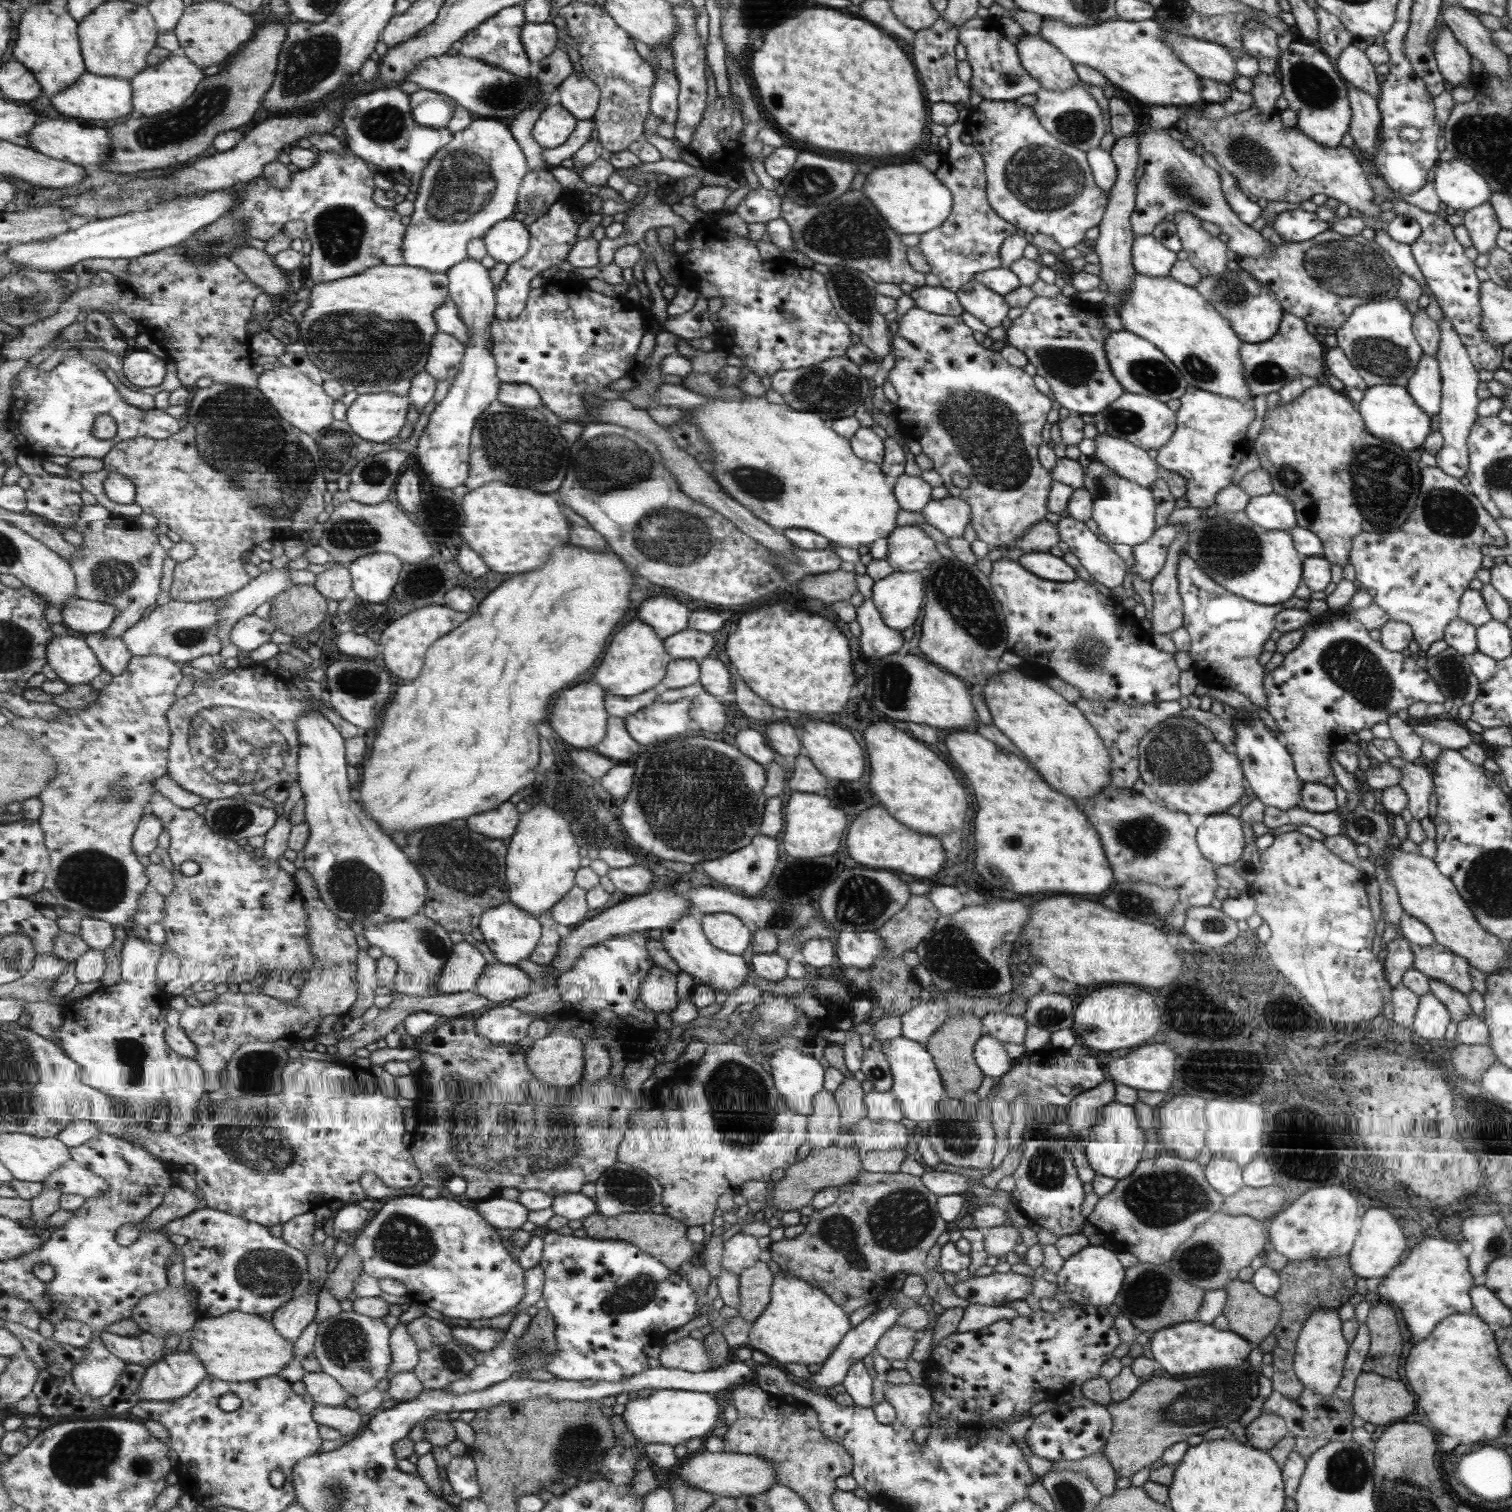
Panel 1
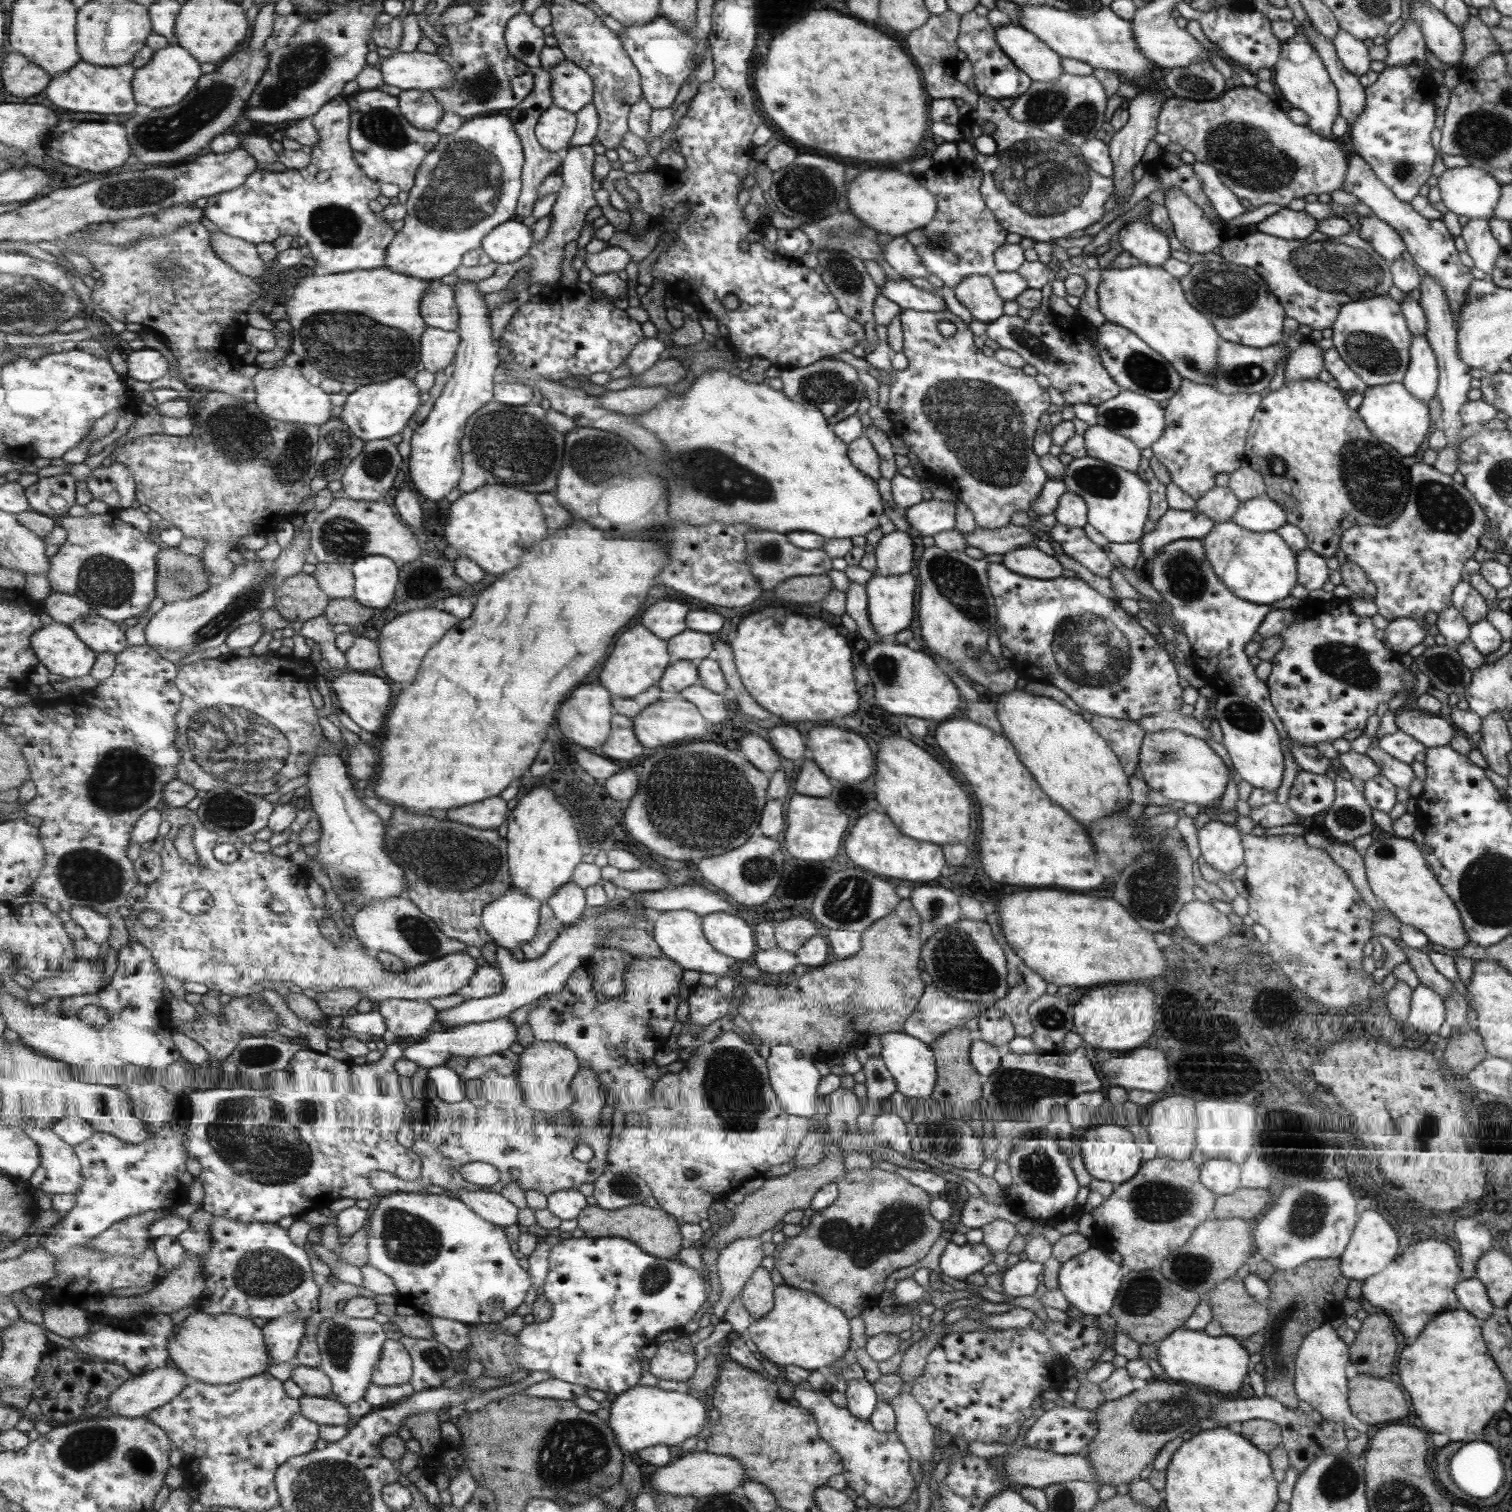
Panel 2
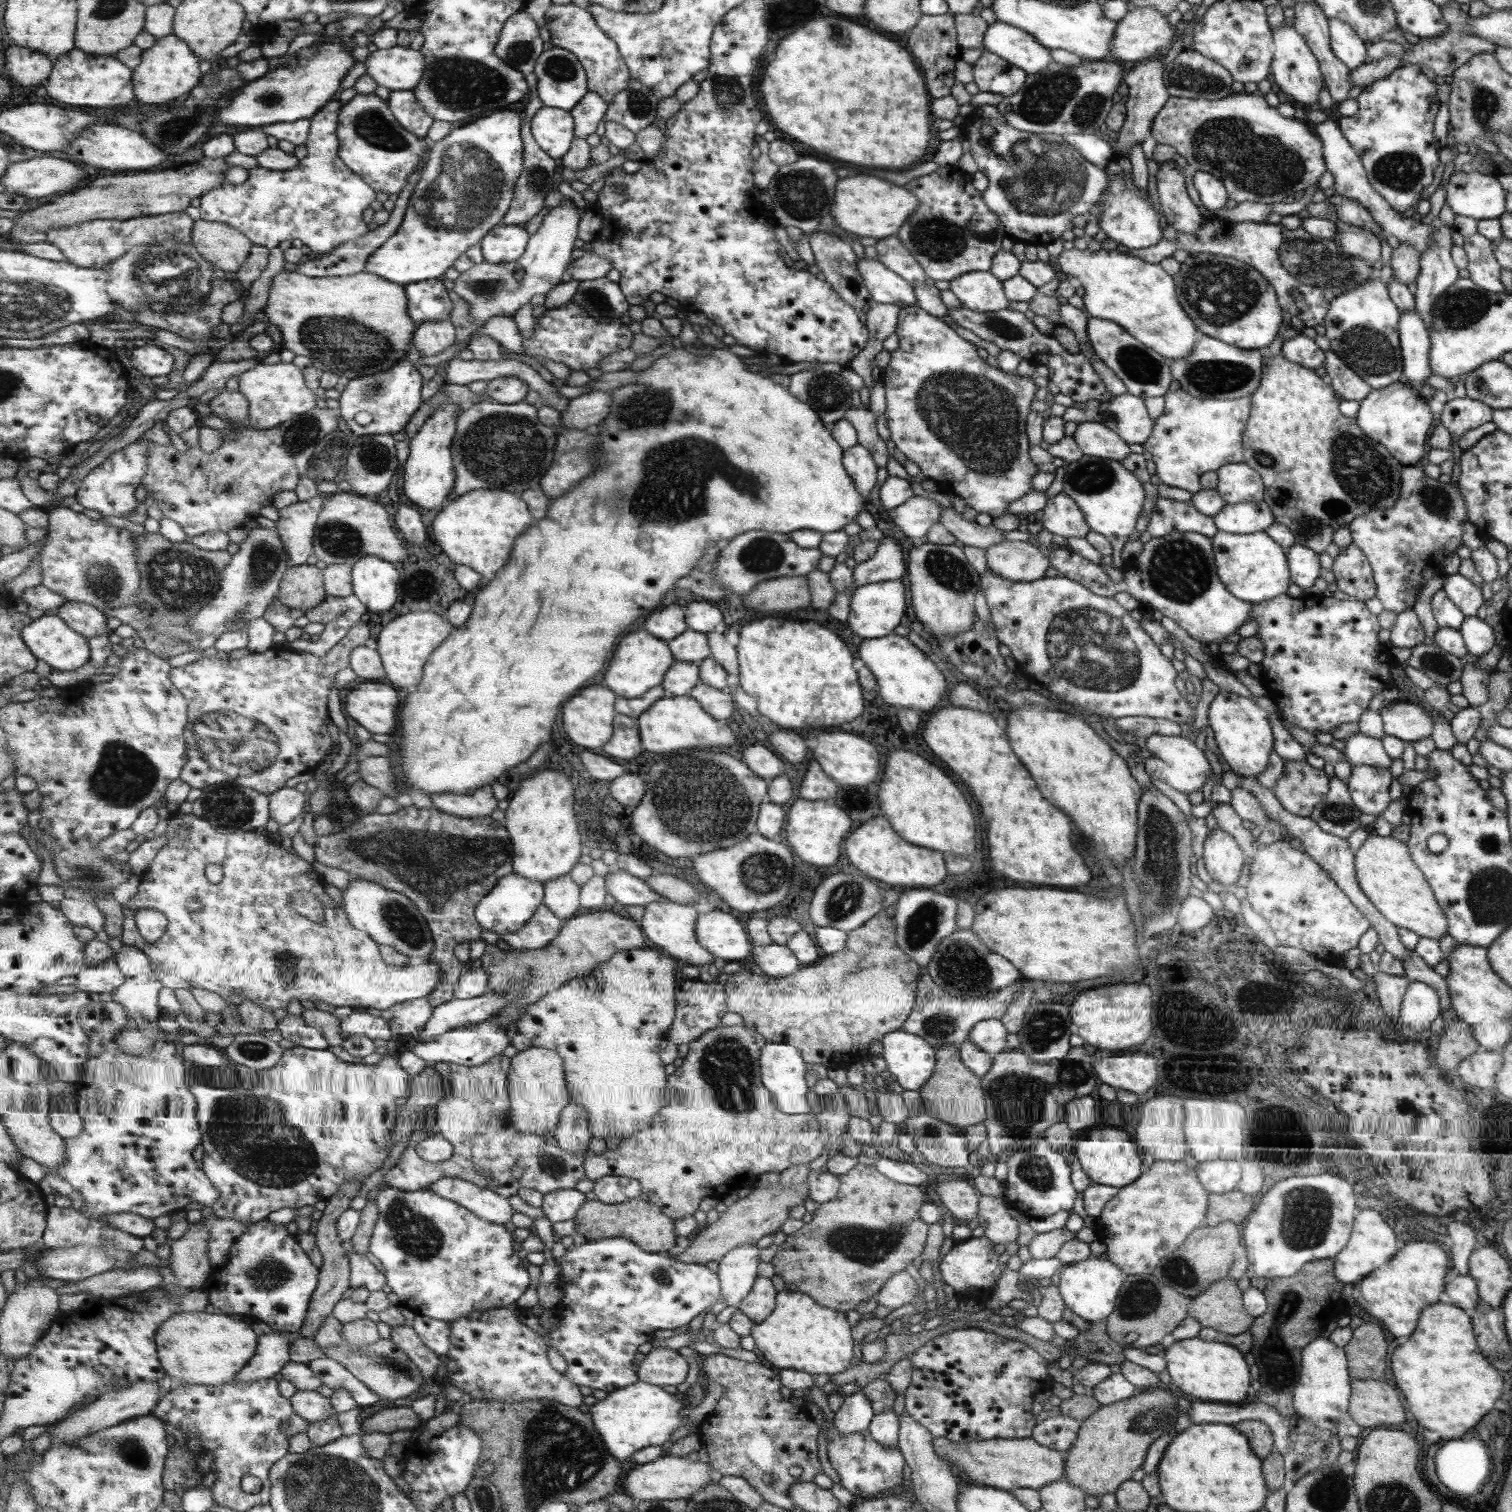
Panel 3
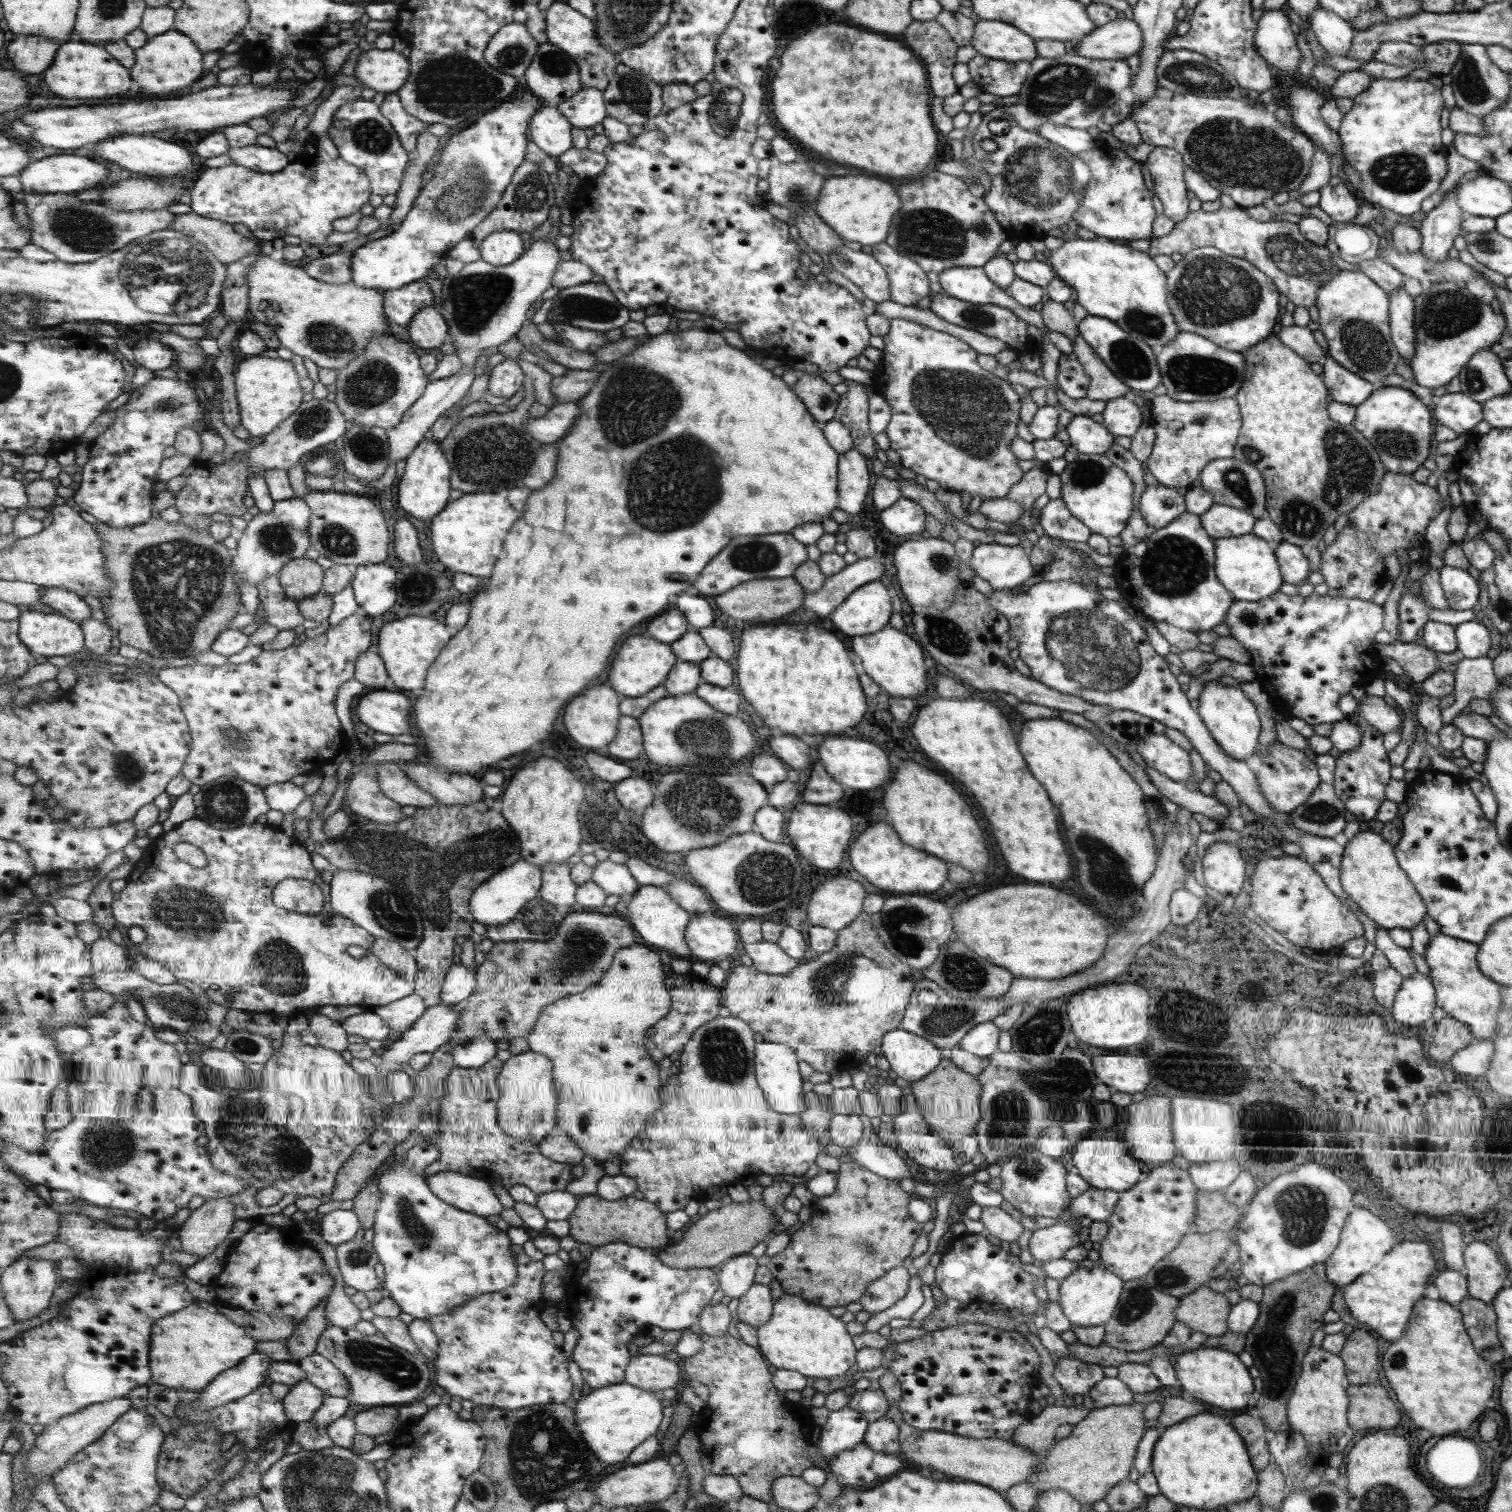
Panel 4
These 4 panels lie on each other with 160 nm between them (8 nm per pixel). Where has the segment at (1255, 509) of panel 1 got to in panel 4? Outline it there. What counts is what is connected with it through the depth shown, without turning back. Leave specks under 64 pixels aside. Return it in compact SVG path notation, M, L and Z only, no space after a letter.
M1212 504L1198 517L1202 528L1213 539L1249 535L1258 520L1252 513L1222 504Z

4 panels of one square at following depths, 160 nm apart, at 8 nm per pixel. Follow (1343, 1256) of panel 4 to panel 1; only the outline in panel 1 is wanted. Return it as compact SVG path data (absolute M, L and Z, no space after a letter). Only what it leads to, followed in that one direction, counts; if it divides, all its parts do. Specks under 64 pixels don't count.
M1369 1208L1363 1214L1363 1232L1359 1232L1359 1240L1355 1240L1349 1251L1350 1268L1358 1278L1371 1278L1371 1282L1385 1276L1397 1262L1397 1258L1405 1250L1405 1236L1401 1234L1395 1220L1381 1208Z

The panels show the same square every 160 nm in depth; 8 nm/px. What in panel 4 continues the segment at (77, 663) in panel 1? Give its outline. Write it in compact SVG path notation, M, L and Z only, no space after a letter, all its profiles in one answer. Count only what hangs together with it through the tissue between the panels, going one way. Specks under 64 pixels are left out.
M32 607L20 617L20 637L35 655L71 656L85 649L82 626L57 612Z

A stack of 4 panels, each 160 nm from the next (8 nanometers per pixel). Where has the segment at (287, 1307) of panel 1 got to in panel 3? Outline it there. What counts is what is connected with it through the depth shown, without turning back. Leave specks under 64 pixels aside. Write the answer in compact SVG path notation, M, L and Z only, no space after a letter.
M281 1330L261 1335L258 1338L258 1350L253 1359L235 1375L235 1384L247 1384L258 1380L269 1380L279 1374L287 1363L292 1361L289 1341Z

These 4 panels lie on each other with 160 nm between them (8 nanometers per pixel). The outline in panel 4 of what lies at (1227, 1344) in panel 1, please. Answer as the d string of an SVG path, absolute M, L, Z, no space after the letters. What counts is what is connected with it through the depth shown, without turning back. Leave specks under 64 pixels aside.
M1199 1347L1196 1350L1185 1350L1175 1359L1174 1371L1181 1390L1192 1394L1201 1402L1223 1408L1221 1411L1241 1410L1248 1406L1249 1394L1253 1393L1253 1384L1247 1368L1237 1360L1237 1355L1226 1349Z

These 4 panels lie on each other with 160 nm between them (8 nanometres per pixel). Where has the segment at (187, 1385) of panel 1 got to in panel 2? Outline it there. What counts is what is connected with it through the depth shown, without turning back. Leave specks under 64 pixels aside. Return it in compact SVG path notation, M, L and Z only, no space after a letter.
M178 1365L158 1368L141 1376L131 1375L116 1390L113 1390L113 1394L109 1398L107 1412L113 1412L117 1416L127 1416L127 1418L141 1418L141 1416L146 1416L148 1412L169 1404L184 1390L190 1380L191 1378Z

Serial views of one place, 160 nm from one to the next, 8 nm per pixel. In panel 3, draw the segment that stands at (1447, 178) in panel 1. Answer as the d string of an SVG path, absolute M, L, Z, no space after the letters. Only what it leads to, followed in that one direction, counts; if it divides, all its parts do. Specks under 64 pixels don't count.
M1475 170L1469 173L1452 173L1445 186L1445 205L1455 215L1487 220L1499 218L1506 213L1505 189L1494 174L1483 175Z

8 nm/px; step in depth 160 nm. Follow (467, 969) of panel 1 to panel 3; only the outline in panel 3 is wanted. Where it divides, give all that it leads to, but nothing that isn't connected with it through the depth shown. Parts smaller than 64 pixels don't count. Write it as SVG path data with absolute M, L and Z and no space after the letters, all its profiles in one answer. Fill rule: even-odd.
M172 809L165 835L168 843L164 844L150 869L143 874L137 894L122 904L125 920L121 942L143 949L157 972L179 975L188 980L193 988L216 992L236 1006L249 999L267 1011L285 1009L291 1002L303 1000L318 1000L331 1008L349 1006L384 1011L396 1004L426 997L442 979L442 965L434 960L429 961L429 958L415 966L387 964L383 960L380 944L367 932L355 928L344 907L335 906L333 898L325 892L327 882L314 863L303 860L292 847L272 843L265 831L261 834L255 831L222 834L208 820L194 814L180 814ZM182 826L189 831L187 838L179 836ZM207 864L222 867L223 878L219 883L213 884L205 876ZM295 891L313 892L322 900L326 912L322 923L313 922L291 908ZM189 900L197 900L202 908L198 912L189 911ZM144 908L160 910L169 919L165 934L157 942L145 940L139 930L136 916ZM235 989L239 989L244 997L235 995Z

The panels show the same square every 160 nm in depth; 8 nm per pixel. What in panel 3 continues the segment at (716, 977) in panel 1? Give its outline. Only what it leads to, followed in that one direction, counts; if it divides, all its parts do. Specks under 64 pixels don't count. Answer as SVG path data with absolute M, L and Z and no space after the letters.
M657 901L645 907L641 924L652 947L656 947L683 965L709 965L715 960L702 944L699 944L696 928L702 909L696 905L677 904L671 901Z

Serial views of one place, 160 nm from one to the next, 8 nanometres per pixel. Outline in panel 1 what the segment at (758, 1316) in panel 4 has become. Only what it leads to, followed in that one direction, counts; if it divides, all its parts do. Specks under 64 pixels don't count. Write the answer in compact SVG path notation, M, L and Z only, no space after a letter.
M759 1260L738 1274L740 1301L735 1310L746 1322L752 1323L766 1311L770 1304L773 1278L774 1275L769 1272L768 1266Z

